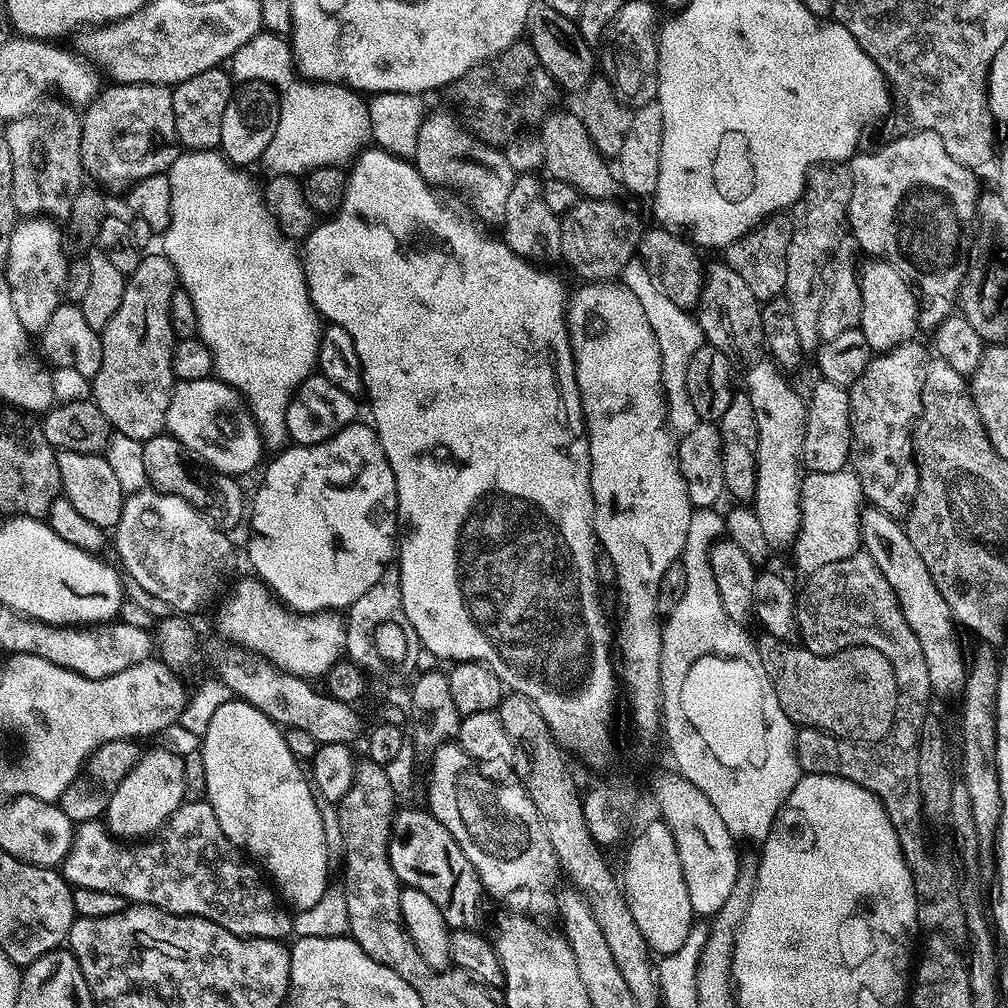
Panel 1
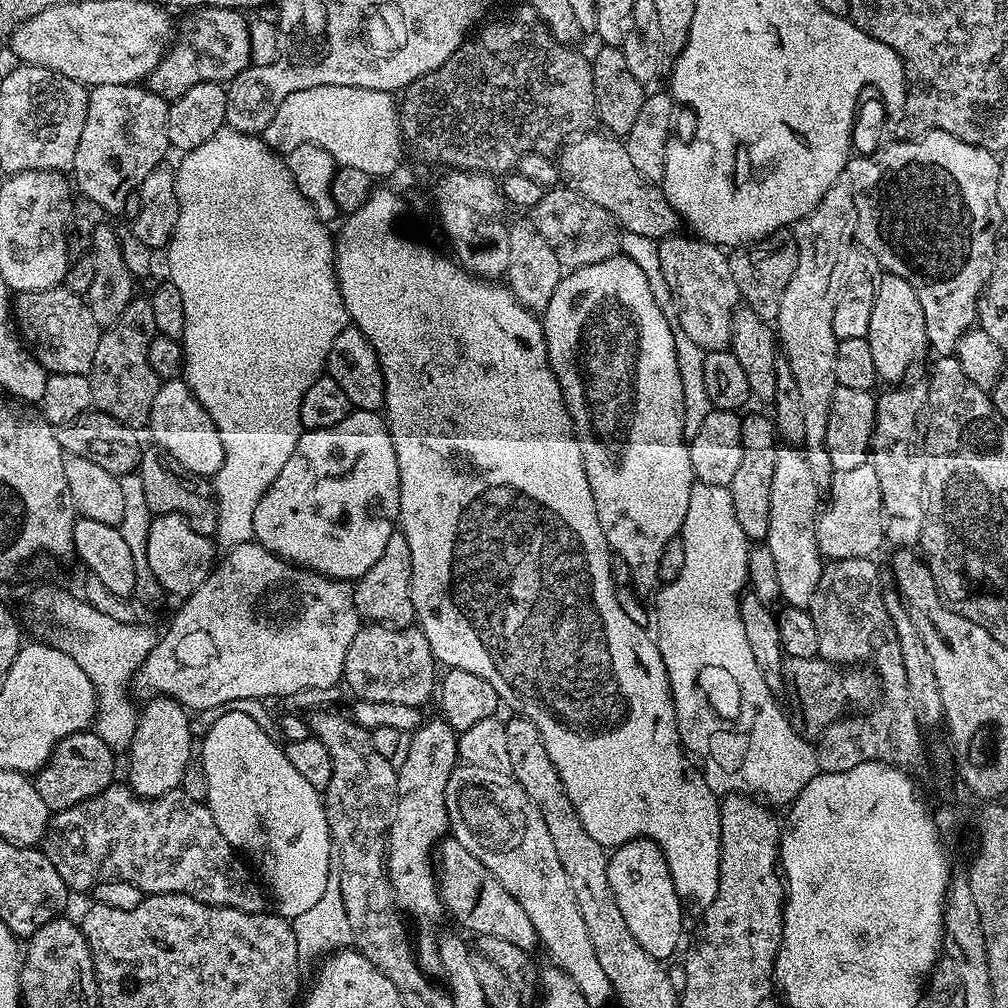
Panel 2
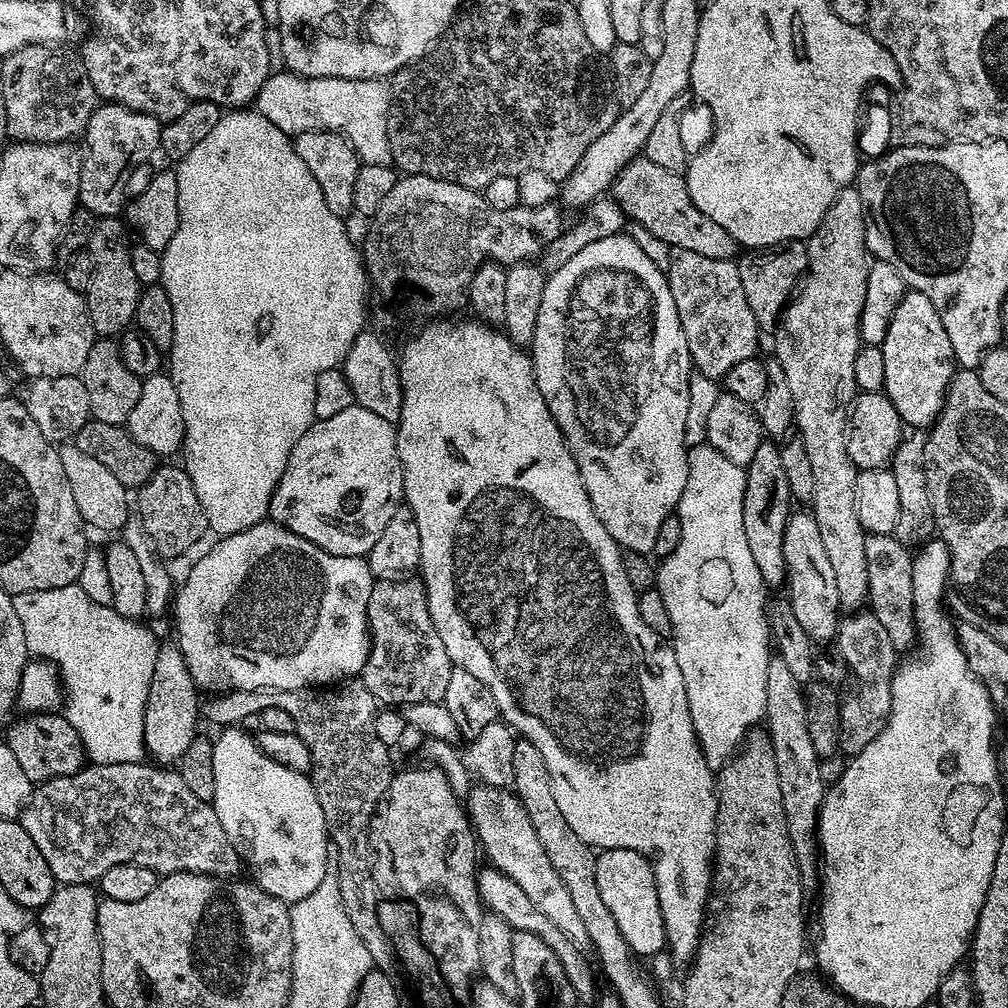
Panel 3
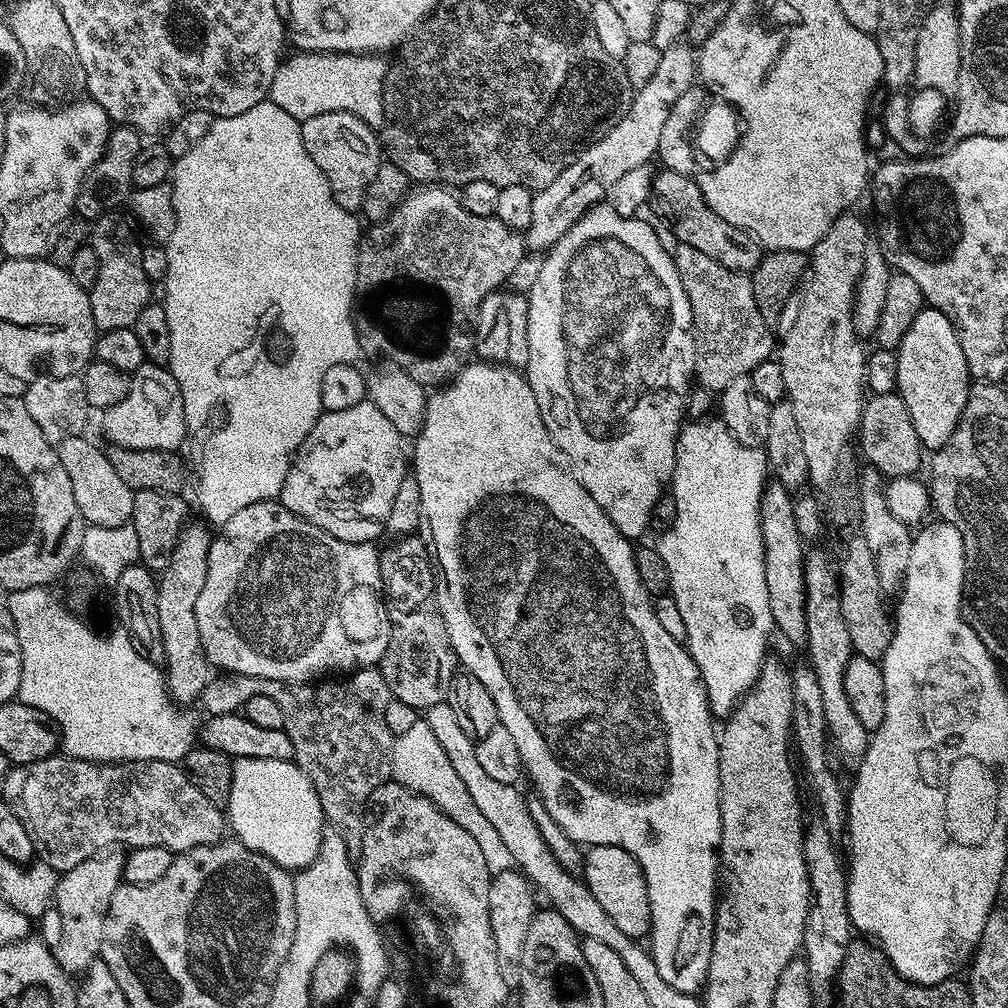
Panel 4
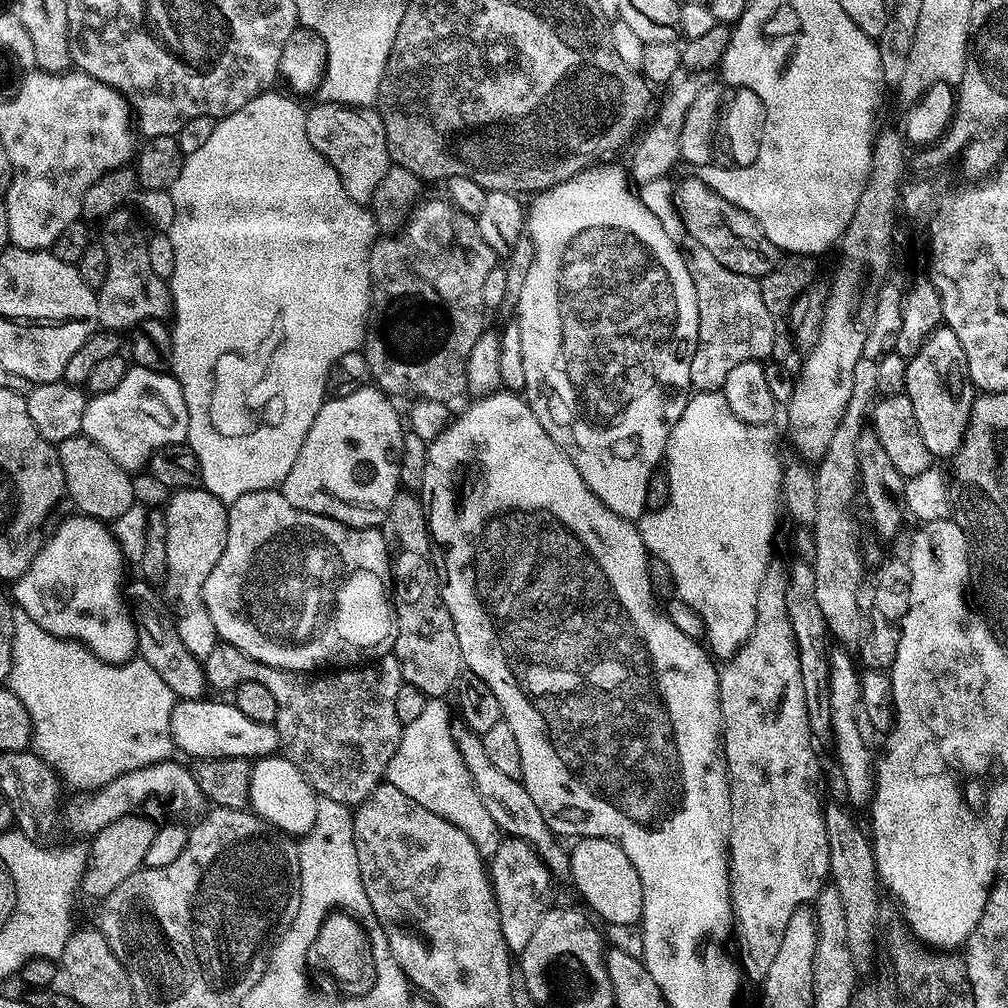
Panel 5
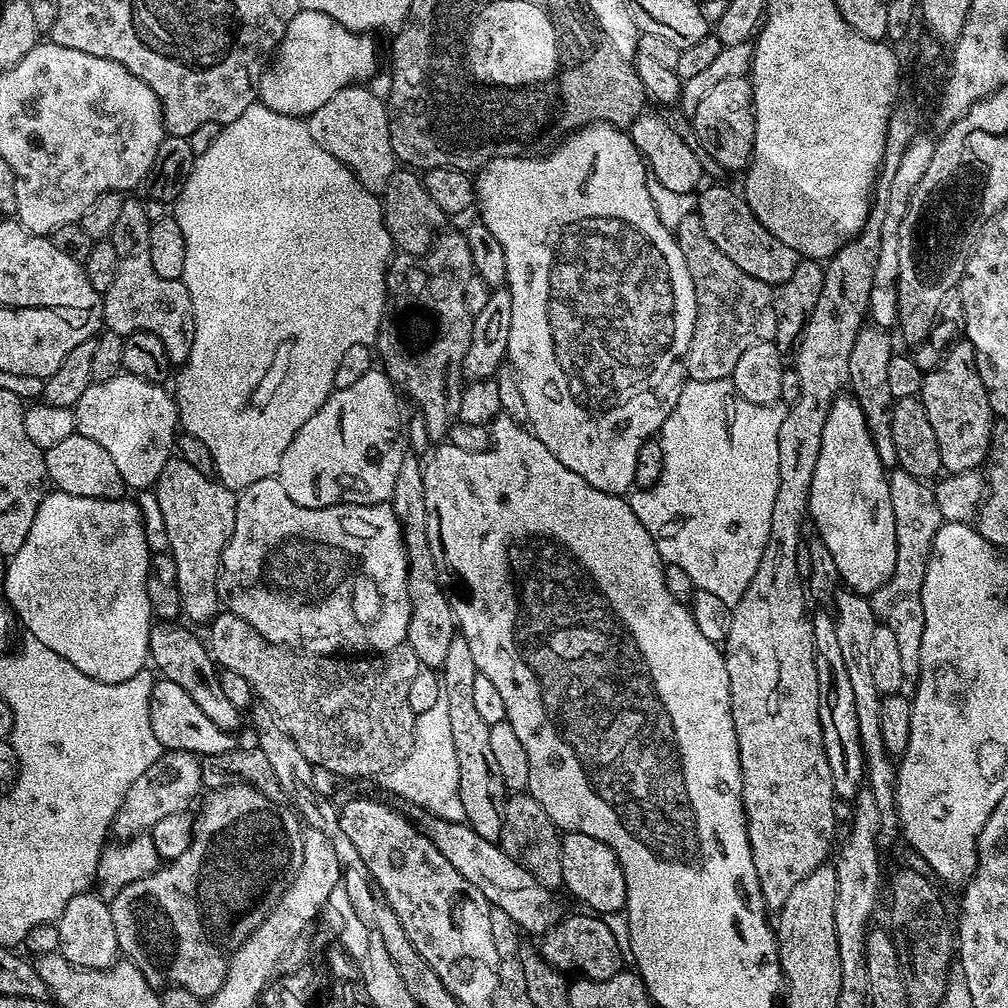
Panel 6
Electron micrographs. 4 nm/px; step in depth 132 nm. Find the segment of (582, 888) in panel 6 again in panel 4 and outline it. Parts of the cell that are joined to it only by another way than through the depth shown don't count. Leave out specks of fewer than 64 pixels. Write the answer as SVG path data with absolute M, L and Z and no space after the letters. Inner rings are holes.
M597 844L589 847L582 856L582 879L590 894L598 898L602 910L622 929L622 934L644 938L651 933L652 915L650 898L644 872L640 863L626 850L609 844Z

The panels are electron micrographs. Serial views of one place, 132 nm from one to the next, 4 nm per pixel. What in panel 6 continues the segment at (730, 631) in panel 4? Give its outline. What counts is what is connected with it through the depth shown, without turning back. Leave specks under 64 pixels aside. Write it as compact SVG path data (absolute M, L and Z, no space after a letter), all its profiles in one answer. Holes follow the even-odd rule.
M731 379L714 382L698 382L688 380L678 391L678 402L674 410L670 410L670 418L666 418L660 427L658 439L662 446L662 474L658 482L649 488L633 491L630 503L634 514L638 514L638 522L646 526L650 538L654 538L654 546L658 546L658 554L665 564L682 566L686 574L690 574L693 589L701 588L730 606L734 606L746 594L746 586L750 586L750 578L754 578L754 570L758 570L758 562L762 558L762 550L766 546L766 538L770 534L770 513L774 506L774 494L778 494L778 430L782 430L782 422L786 408L783 403L755 404L746 402L734 390Z

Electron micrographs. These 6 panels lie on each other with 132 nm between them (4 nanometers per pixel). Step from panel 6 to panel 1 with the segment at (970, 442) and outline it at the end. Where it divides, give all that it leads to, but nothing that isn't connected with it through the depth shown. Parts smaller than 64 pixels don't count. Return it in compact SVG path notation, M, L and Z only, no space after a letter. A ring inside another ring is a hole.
M873 259L859 273L860 289L862 290L862 318L859 330L866 334L866 342L870 342L873 353L888 354L899 344L904 344L915 332L918 332L916 313L918 297L911 284L894 266L885 260Z

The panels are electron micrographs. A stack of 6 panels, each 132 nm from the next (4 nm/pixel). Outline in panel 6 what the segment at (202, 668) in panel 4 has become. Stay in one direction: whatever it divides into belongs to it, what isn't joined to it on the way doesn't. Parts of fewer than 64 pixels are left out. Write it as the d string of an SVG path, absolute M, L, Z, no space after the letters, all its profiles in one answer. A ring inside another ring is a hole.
M173 458L162 466L162 474L158 474L154 491L158 498L159 509L162 510L163 521L166 522L166 535L169 538L167 551L174 558L174 566L178 570L178 592L180 594L180 611L193 620L193 625L207 625L215 619L220 604L220 594L216 583L220 577L220 559L224 553L226 542L234 530L236 517L237 493L232 492L219 479L202 474L192 465L191 459Z

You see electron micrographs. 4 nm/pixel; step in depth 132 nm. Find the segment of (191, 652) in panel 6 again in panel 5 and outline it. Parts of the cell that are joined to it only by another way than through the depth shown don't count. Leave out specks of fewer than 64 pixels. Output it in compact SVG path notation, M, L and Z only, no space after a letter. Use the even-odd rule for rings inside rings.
M139 578L133 580L133 584L131 581L124 588L124 599L130 605L132 621L136 624L136 646L139 659L150 662L150 667L162 677L162 682L166 682L166 686L170 686L170 690L177 698L205 699L210 687L204 676L201 657L190 654L190 650L182 646L182 638L178 638L176 623L173 622L172 613L164 603L161 593L144 580Z

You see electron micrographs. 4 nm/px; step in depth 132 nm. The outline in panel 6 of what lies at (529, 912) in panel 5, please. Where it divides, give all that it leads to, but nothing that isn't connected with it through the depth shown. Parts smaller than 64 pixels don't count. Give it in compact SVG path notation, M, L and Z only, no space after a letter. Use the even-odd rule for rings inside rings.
M512 794L509 795L506 802L506 810L502 818L502 834L498 841L503 852L518 866L530 870L542 886L556 890L563 885L562 878L562 854L560 853L561 833L558 831L556 824L542 810L542 806L530 794Z

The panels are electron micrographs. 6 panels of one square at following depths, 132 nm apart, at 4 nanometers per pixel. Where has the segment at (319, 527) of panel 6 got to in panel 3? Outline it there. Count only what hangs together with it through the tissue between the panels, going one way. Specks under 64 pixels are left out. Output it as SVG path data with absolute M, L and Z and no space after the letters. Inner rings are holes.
M265 518L261 520L260 523L254 524L236 534L219 537L215 542L217 544L189 570L188 577L184 580L184 585L182 585L181 588L179 585L178 591L174 596L174 612L176 608L176 636L174 636L174 640L175 643L180 645L182 654L186 658L186 666L190 670L190 678L194 678L197 689L203 690L205 693L208 691L208 694L221 694L234 691L266 691L269 688L273 688L274 690L298 690L299 688L311 688L313 686L332 686L337 682L344 682L349 678L359 677L361 670L364 669L366 658L368 657L368 646L370 643L370 633L368 630L368 603L370 602L370 590L374 583L372 571L370 570L370 566L365 557L330 554L326 550L322 550L322 546L314 546L314 542L310 542L306 538L302 538L290 530L286 530L281 524L277 524L268 518Z

